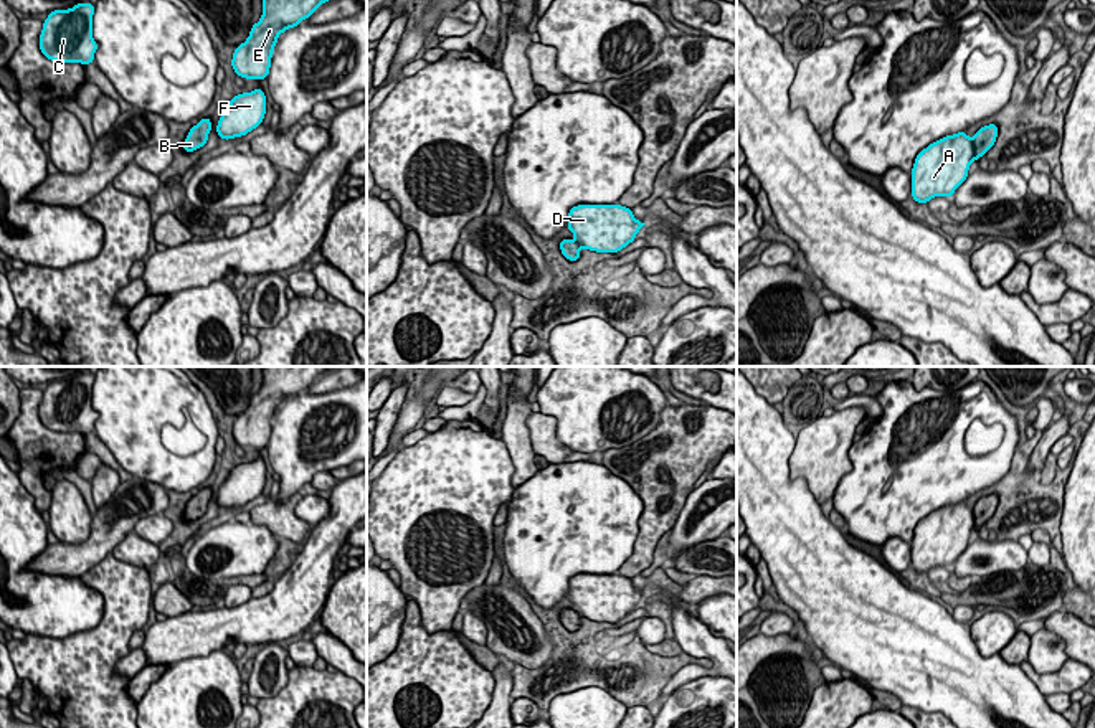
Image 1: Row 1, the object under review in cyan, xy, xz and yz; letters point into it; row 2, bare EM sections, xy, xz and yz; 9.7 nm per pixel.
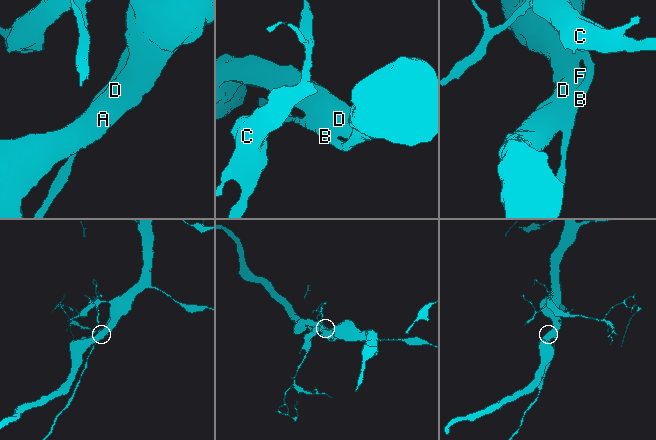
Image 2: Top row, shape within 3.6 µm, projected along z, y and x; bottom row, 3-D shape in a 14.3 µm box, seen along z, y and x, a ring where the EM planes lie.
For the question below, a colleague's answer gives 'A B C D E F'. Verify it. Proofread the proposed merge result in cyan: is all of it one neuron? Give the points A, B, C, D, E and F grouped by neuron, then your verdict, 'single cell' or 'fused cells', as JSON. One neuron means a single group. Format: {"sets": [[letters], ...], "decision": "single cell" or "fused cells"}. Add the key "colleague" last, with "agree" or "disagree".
{"sets": [["A", "B", "C", "D", "E", "F"]], "decision": "single cell", "colleague": "agree"}

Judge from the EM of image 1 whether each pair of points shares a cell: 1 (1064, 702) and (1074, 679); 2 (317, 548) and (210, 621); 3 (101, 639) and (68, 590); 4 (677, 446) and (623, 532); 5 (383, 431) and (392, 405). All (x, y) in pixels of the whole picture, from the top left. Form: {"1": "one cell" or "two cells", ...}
{"1": "two cells", "2": "one cell", "3": "two cells", "4": "two cells", "5": "one cell"}

